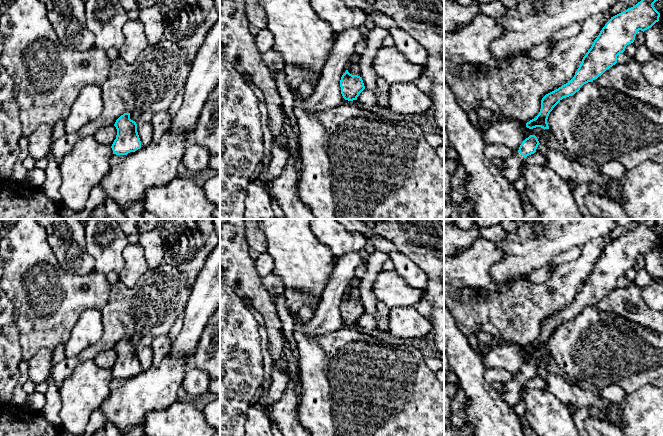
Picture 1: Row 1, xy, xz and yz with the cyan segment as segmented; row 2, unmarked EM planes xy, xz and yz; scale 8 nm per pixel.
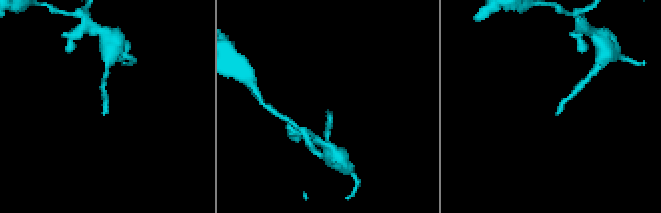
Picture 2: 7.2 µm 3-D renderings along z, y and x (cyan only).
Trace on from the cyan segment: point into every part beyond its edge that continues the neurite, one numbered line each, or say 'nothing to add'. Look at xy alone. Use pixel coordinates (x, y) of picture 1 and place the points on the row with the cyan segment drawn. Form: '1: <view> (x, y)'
nothing to add

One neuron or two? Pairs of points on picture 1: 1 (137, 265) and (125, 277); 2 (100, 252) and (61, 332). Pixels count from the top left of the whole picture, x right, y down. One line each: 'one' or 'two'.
1: one
2: two

